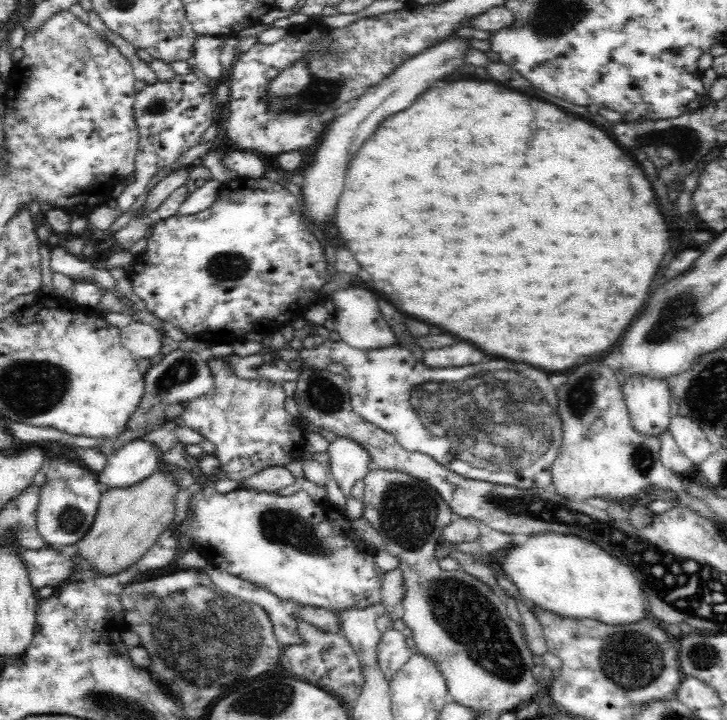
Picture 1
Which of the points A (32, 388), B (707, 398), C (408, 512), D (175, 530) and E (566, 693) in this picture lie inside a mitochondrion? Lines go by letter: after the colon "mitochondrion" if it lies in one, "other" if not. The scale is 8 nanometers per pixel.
A: mitochondrion
B: mitochondrion
C: mitochondrion
D: other
E: other

